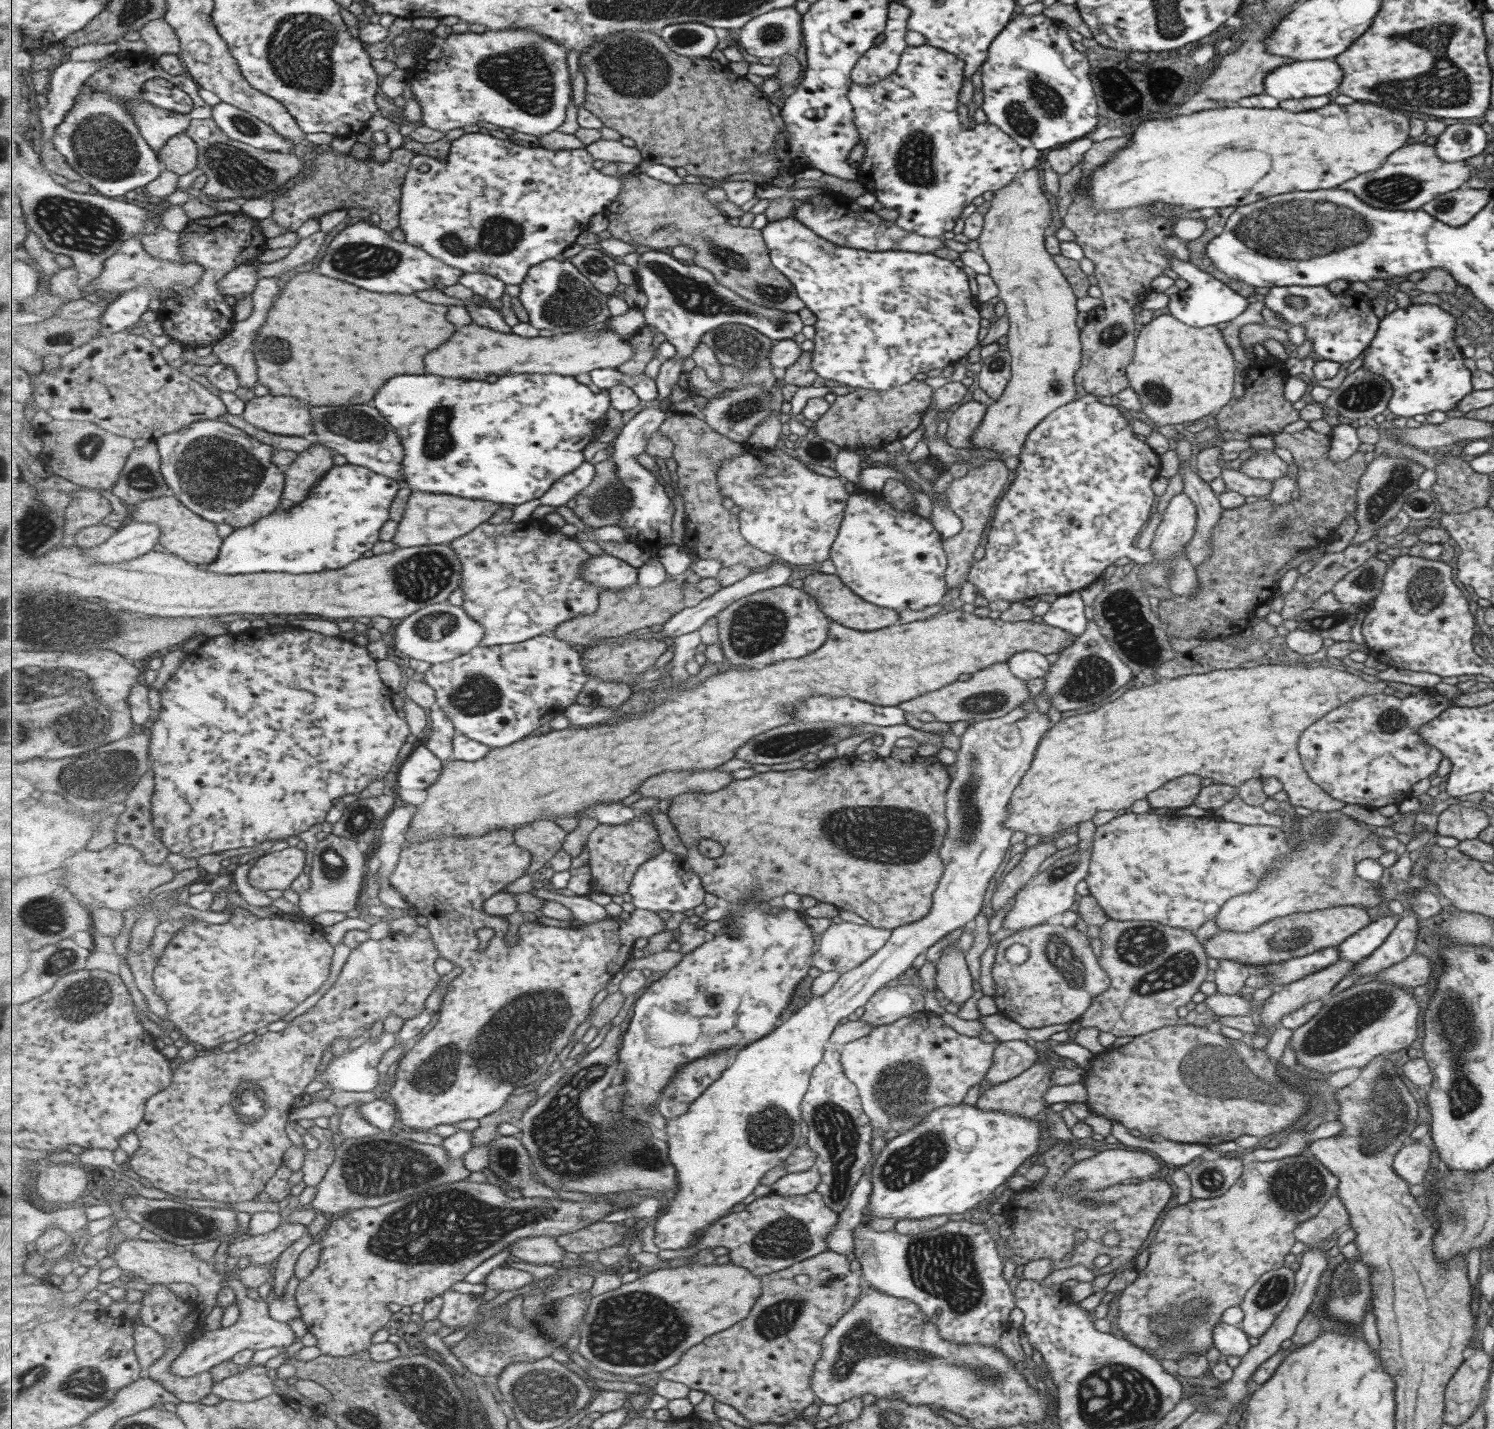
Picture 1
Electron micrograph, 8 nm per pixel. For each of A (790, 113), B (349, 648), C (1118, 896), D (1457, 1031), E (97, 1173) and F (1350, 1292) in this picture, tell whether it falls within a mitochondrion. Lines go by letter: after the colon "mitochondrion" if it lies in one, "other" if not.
A: other
B: other
C: other
D: mitochondrion
E: other
F: mitochondrion

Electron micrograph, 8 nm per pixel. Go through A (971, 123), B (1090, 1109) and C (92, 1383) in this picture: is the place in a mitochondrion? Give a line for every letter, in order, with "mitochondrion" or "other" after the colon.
A: other
B: other
C: mitochondrion

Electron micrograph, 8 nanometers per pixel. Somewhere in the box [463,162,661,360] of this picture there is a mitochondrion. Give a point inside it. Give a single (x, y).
(571, 304)

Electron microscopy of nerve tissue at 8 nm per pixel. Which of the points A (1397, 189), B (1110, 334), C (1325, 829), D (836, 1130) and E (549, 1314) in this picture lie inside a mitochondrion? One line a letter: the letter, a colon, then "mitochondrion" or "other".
A: mitochondrion
B: mitochondrion
C: mitochondrion
D: mitochondrion
E: other

